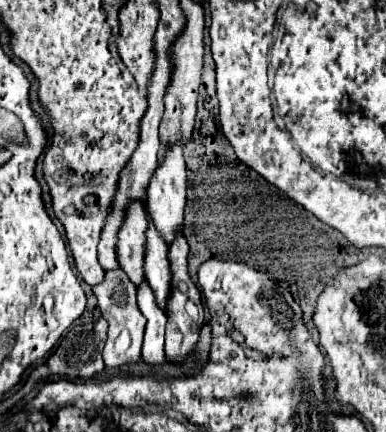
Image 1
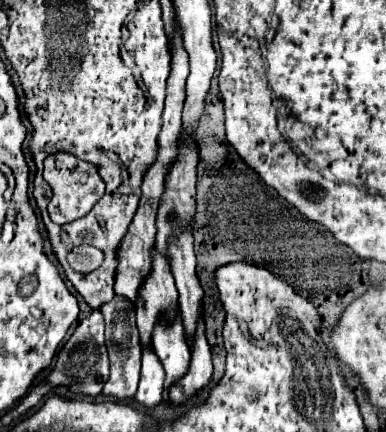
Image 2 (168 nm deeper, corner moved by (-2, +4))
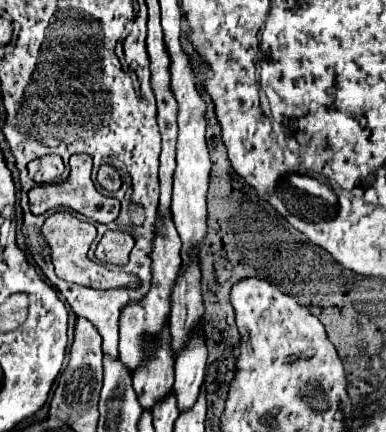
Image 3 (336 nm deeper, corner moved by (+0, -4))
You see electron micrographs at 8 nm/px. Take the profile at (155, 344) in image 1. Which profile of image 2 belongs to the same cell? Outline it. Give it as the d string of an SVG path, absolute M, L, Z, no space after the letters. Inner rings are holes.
M152 346L142 348L142 370L136 400L148 408L154 408L162 400L164 392L164 366Z

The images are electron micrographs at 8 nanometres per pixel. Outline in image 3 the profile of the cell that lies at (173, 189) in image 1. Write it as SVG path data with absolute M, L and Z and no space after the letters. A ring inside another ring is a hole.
M194 336L190 344L178 354L176 360L176 406L180 412L190 410L200 394L204 382L204 368L206 368L206 344L202 336Z

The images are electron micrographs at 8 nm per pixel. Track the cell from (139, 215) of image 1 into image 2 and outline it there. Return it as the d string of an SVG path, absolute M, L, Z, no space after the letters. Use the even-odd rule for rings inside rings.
M152 246L152 268L144 278L140 292L136 296L136 326L140 330L142 346L152 340L152 324L156 324L156 316L164 308L172 308L178 304L178 292L174 286L174 276L168 268L168 260L160 256L158 248Z

